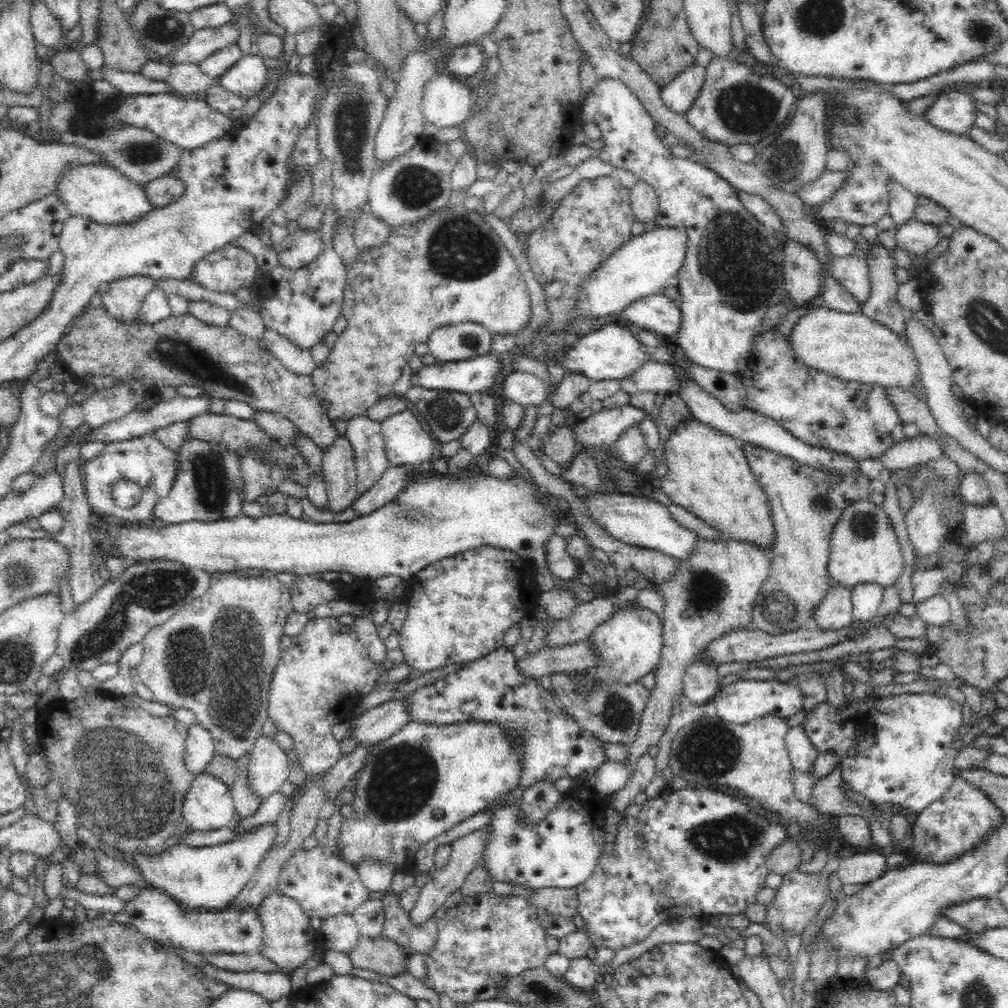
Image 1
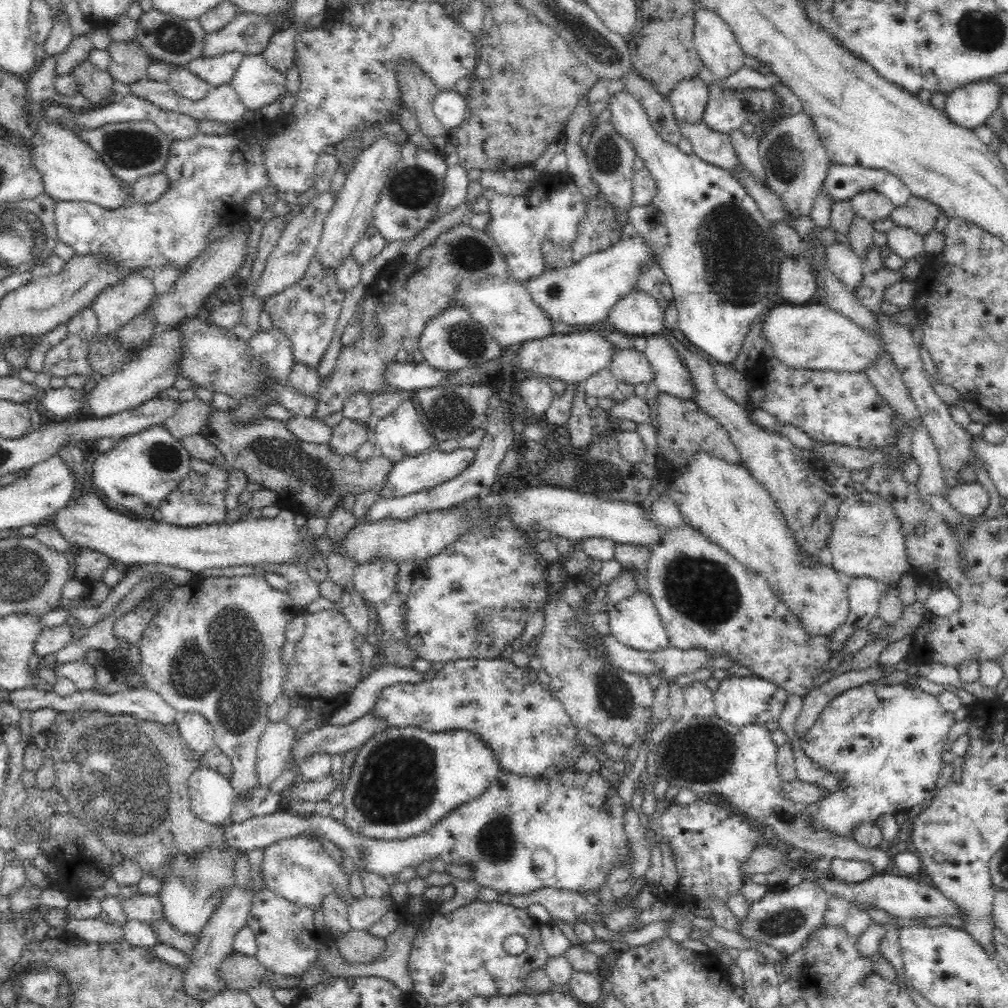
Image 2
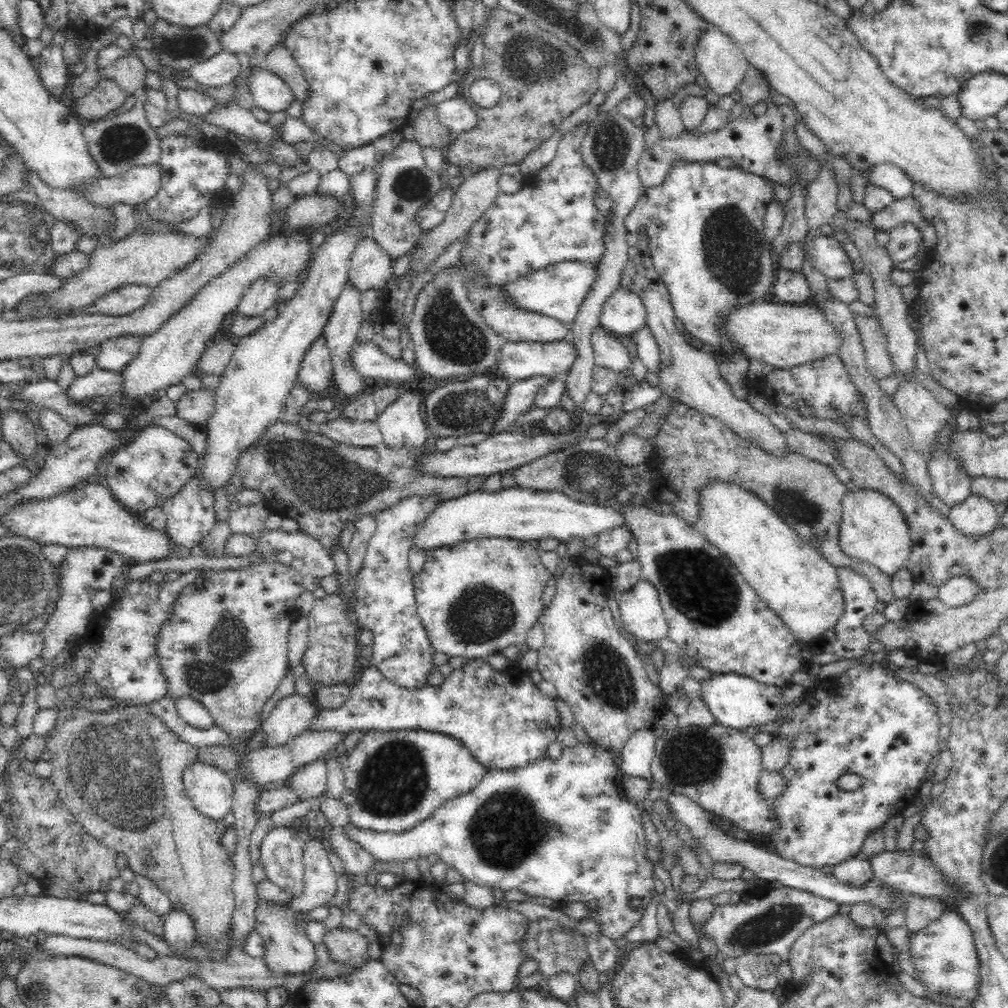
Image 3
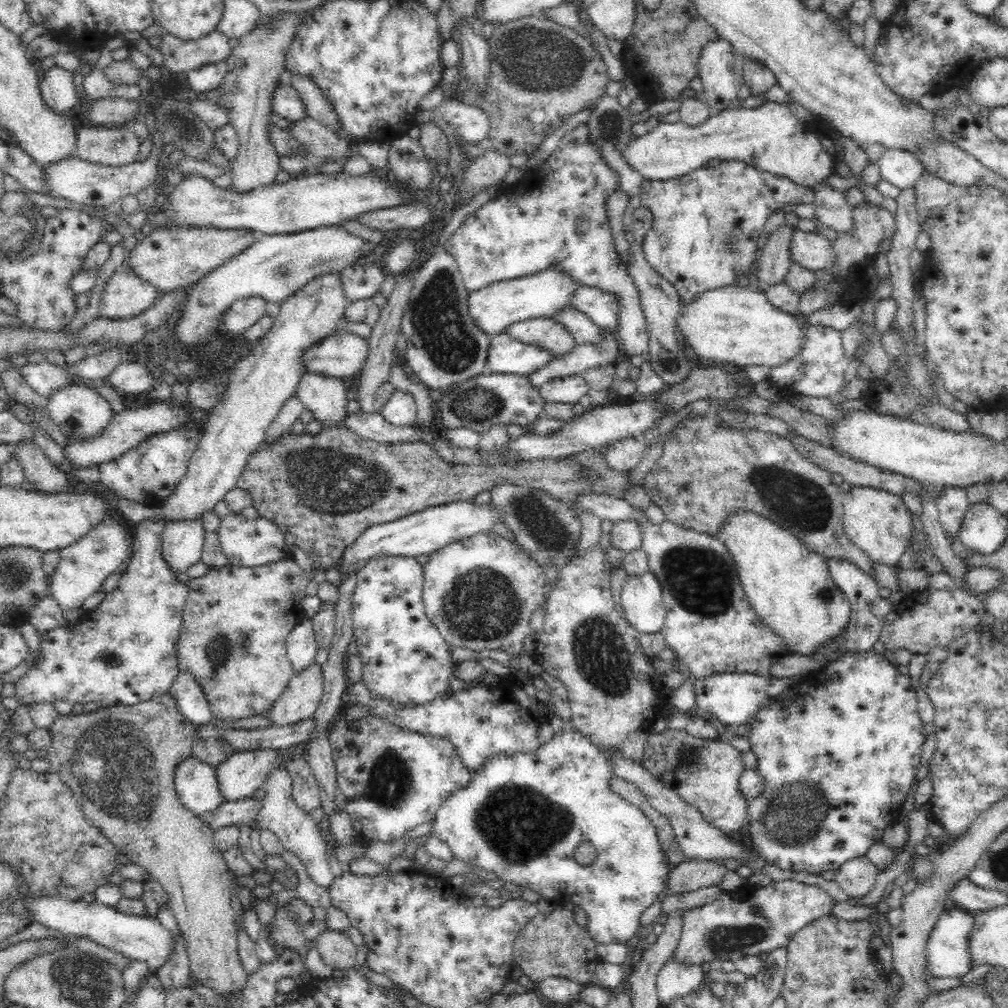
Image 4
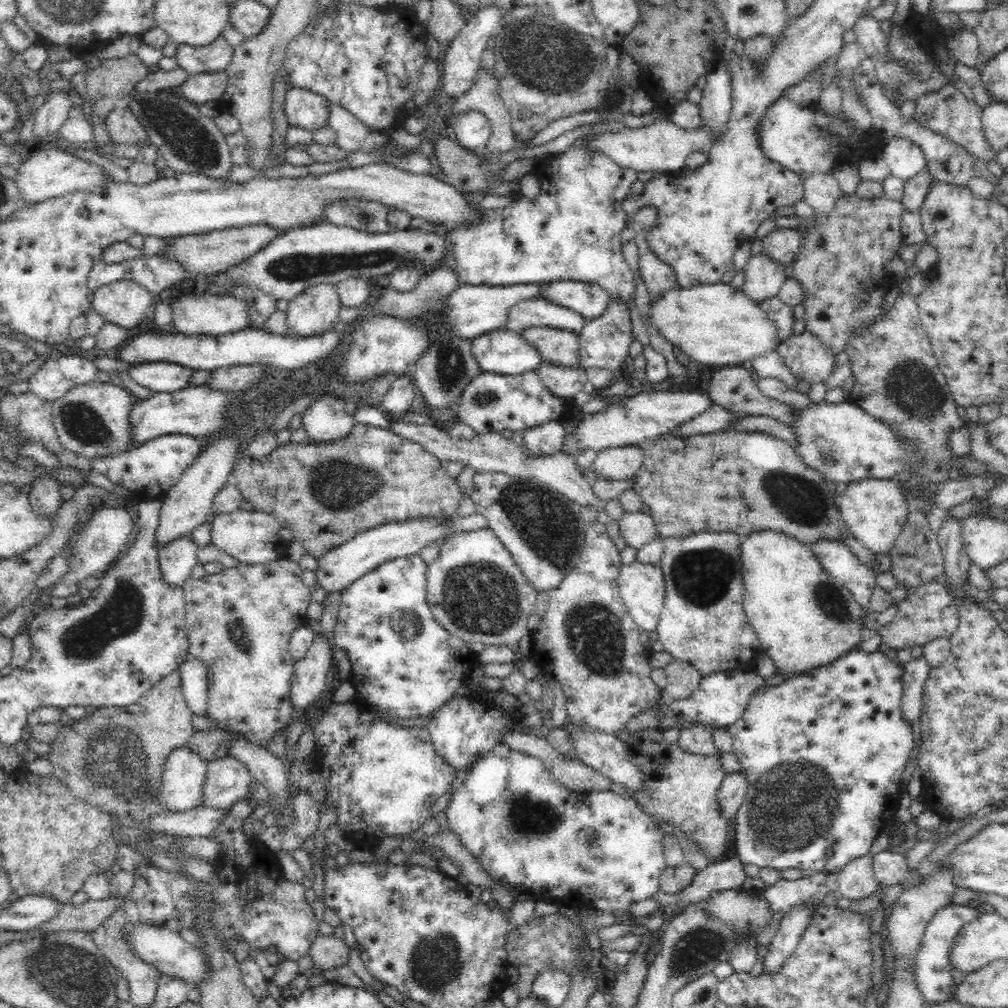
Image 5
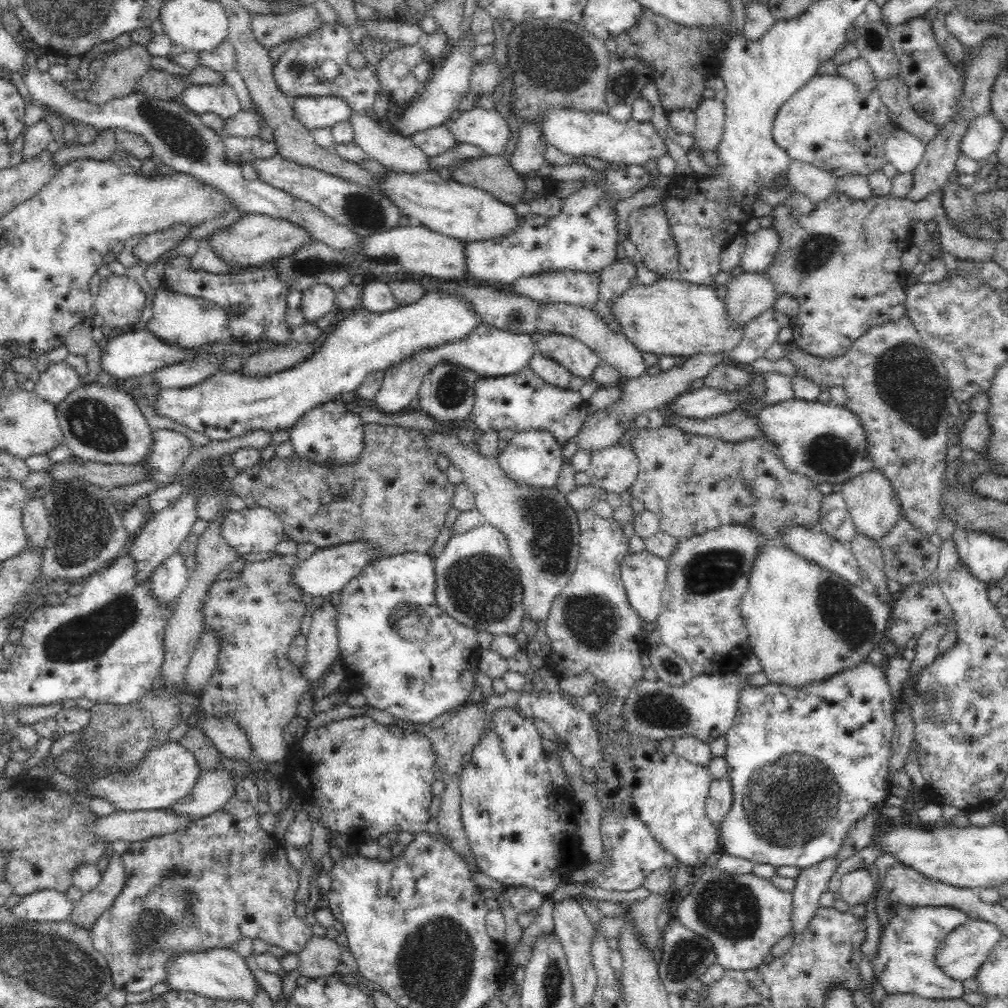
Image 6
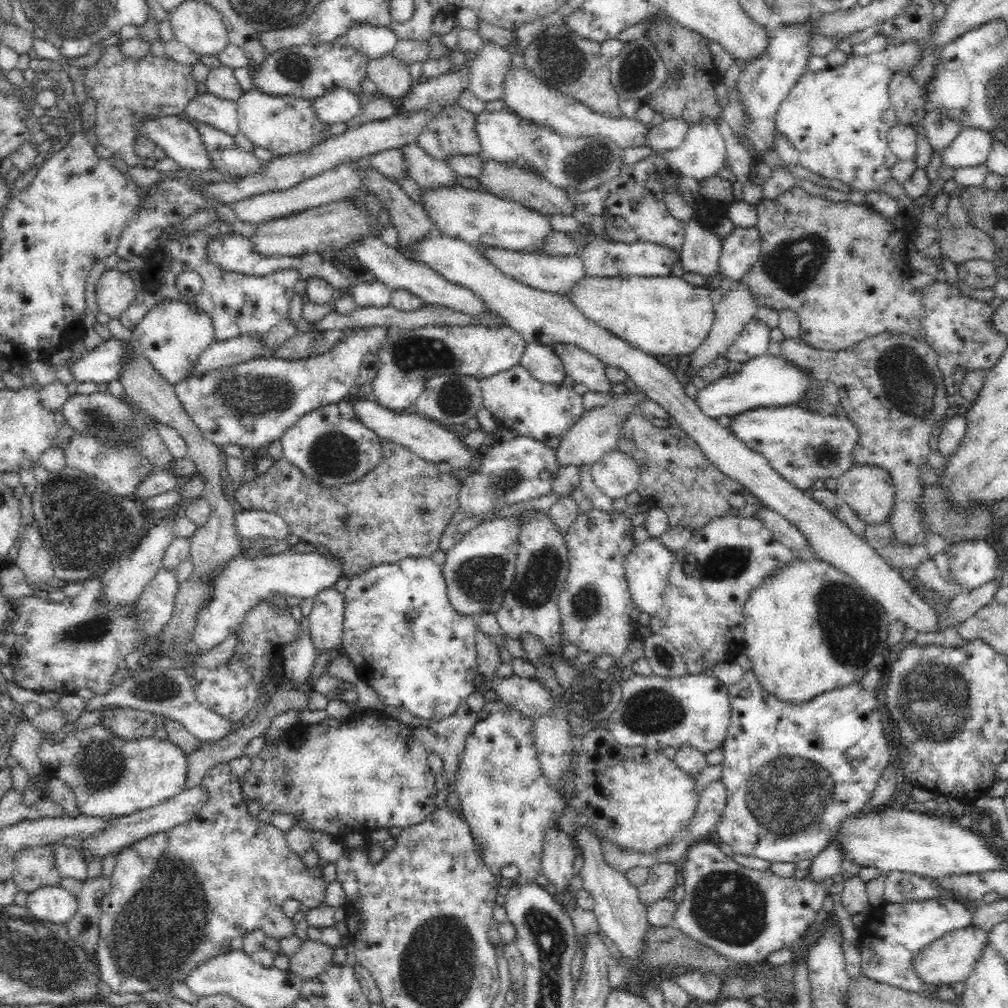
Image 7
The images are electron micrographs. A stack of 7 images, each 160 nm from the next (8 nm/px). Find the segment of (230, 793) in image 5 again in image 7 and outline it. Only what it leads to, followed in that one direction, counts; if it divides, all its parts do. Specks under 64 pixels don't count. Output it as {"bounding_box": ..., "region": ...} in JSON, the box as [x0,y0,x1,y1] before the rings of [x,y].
{"bounding_box":[81,784,210,861],"region":[[[194,784],[192,788],[186,787],[180,794],[158,804],[152,808],[148,808],[142,811],[134,812],[129,816],[122,816],[114,819],[99,835],[93,837],[86,837],[82,839],[84,842],[84,849],[81,854],[86,857],[86,861],[95,856],[104,856],[108,852],[118,853],[126,846],[142,840],[157,832],[164,832],[174,828],[179,824],[185,823],[192,817],[196,817],[200,814],[200,810],[204,808],[204,804],[210,802],[210,795],[207,790],[203,788],[201,784]]]}

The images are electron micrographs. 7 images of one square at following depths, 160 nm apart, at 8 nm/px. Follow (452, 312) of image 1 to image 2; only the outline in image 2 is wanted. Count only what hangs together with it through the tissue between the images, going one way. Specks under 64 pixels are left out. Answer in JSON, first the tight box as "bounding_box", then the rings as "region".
{"bounding_box":[315,222,553,419],"region":[[[461,222],[446,229],[432,244],[422,248],[419,253],[416,260],[408,262],[398,259],[379,272],[358,302],[356,312],[362,314],[358,324],[362,328],[360,337],[352,344],[342,345],[332,373],[320,380],[315,418],[324,419],[329,414],[340,412],[346,399],[354,393],[372,396],[389,389],[385,372],[387,366],[396,361],[396,353],[400,348],[404,348],[403,340],[406,338],[418,340],[426,324],[452,305],[459,304],[466,309],[471,318],[482,324],[502,347],[553,335],[551,319],[532,300],[530,293],[523,285],[524,282],[510,276],[508,263],[500,247],[485,230],[477,230],[470,223]]]}

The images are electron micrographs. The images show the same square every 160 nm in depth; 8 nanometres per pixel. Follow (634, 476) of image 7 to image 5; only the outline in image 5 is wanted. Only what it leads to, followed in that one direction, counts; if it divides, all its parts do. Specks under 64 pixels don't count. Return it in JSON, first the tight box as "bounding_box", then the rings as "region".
{"bounding_box":[592,445,645,480],"region":[[[640,445],[608,447],[597,451],[592,466],[600,479],[624,480],[641,470],[644,457],[645,452]]]}

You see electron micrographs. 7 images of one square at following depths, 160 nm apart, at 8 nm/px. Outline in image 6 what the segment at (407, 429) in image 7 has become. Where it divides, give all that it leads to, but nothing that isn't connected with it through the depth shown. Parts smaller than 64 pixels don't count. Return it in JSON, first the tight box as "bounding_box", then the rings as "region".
{"bounding_box":[425,430,580,622],"region":[[[425,430],[426,444],[436,454],[445,454],[452,465],[458,467],[463,473],[462,482],[468,485],[475,498],[475,507],[481,514],[484,524],[496,527],[508,541],[510,554],[516,561],[523,586],[523,603],[525,613],[538,622],[548,616],[552,600],[566,586],[568,579],[576,570],[578,555],[580,552],[580,525],[577,510],[568,502],[567,494],[562,493],[557,485],[552,488],[536,488],[529,484],[522,484],[509,478],[502,467],[494,459],[482,457],[478,451],[472,449],[472,445],[458,442],[454,435],[448,436],[442,432],[430,434]]]}

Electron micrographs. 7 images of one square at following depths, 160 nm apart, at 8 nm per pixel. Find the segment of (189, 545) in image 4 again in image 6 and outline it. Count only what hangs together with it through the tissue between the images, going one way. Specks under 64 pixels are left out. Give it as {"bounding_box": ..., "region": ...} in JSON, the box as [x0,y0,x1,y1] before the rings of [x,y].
{"bounding_box":[151,551,189,604],"region":[[[179,551],[171,554],[152,572],[151,591],[152,594],[164,604],[174,603],[184,590],[188,582],[189,569],[185,563],[186,556]]]}

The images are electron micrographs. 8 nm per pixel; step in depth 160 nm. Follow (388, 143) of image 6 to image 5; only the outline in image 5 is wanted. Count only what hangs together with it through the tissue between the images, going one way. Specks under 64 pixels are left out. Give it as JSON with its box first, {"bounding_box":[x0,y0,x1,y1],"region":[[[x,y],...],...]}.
{"bounding_box":[325,102,388,152],"region":[[[329,102],[326,107],[328,107],[328,118],[325,126],[336,133],[335,145],[338,149],[346,152],[352,150],[370,152],[382,148],[382,144],[388,144],[388,134],[366,127],[344,107],[333,102]]]}

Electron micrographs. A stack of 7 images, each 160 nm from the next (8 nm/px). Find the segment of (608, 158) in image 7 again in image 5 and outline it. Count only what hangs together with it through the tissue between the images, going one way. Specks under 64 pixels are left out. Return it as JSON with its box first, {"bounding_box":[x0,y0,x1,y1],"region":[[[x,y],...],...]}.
{"bounding_box":[453,111,492,151],"region":[[[478,111],[460,112],[455,115],[453,130],[456,140],[471,151],[484,147],[492,134],[491,122]]]}

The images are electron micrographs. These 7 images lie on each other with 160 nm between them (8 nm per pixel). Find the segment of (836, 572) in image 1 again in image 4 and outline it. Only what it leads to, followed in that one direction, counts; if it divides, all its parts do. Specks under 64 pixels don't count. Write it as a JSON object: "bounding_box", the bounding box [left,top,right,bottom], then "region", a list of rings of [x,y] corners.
{"bounding_box":[843,486,913,567],"region":[[[852,486],[843,502],[843,527],[848,539],[874,563],[896,567],[906,552],[913,534],[912,512],[900,495],[869,486]]]}

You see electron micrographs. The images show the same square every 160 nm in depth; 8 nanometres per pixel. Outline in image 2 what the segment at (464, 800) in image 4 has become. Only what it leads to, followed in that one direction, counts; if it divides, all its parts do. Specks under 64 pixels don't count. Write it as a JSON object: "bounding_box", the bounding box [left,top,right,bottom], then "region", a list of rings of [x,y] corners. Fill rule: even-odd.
{"bounding_box":[222,767,628,895],"region":[[[575,767],[560,771],[551,781],[546,781],[542,775],[537,777],[520,776],[502,772],[498,778],[482,793],[480,798],[472,800],[452,814],[448,814],[438,824],[423,832],[420,836],[402,840],[376,840],[370,837],[356,835],[348,831],[343,820],[334,820],[330,816],[297,815],[282,808],[275,814],[256,816],[244,822],[234,822],[222,825],[222,841],[227,846],[239,850],[251,851],[255,848],[265,849],[267,846],[298,835],[313,836],[322,834],[337,845],[348,858],[354,861],[357,870],[368,871],[388,880],[400,874],[408,866],[417,866],[425,860],[440,858],[446,865],[467,864],[474,873],[475,881],[483,887],[495,888],[499,894],[510,892],[512,895],[528,894],[538,888],[565,888],[585,895],[588,890],[608,892],[607,882],[610,879],[610,868],[622,866],[628,854],[628,840],[622,823],[623,800],[618,796],[616,788],[610,787],[598,771],[587,770],[576,773]],[[538,849],[548,850],[555,858],[555,873],[549,879],[540,879],[534,871],[532,856]]]}

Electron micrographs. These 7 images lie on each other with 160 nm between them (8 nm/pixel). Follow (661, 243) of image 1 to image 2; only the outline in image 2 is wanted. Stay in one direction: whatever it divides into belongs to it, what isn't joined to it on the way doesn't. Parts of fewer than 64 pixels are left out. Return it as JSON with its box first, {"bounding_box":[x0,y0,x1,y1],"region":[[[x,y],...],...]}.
{"bounding_box":[523,232,660,326],"region":[[[637,232],[612,244],[607,250],[582,258],[570,268],[545,270],[542,275],[525,281],[523,285],[532,300],[552,321],[564,322],[567,325],[592,326],[609,319],[609,312],[614,304],[633,291],[638,277],[652,266],[660,266],[656,253]]]}

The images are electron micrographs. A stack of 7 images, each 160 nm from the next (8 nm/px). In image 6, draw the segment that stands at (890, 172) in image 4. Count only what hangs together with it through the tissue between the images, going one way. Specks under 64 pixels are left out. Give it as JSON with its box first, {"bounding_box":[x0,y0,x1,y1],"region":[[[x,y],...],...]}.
{"bounding_box":[884,126,926,174],"region":[[[897,126],[884,144],[886,160],[900,174],[912,173],[920,164],[926,145],[916,136]]]}

